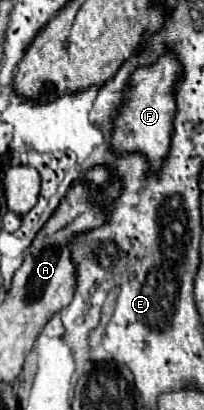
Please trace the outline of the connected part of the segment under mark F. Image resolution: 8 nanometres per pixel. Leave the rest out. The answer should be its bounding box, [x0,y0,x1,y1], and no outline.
[112,53,180,169]

